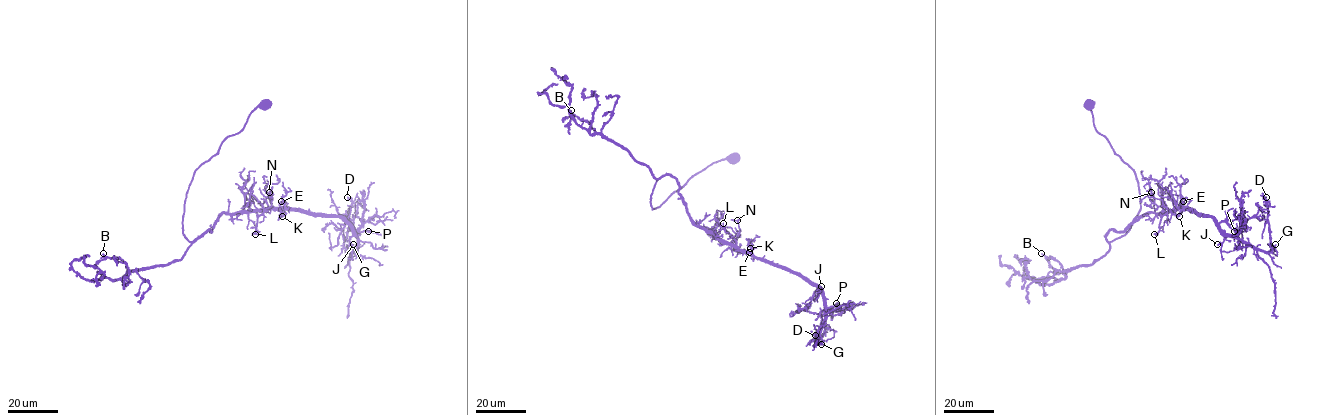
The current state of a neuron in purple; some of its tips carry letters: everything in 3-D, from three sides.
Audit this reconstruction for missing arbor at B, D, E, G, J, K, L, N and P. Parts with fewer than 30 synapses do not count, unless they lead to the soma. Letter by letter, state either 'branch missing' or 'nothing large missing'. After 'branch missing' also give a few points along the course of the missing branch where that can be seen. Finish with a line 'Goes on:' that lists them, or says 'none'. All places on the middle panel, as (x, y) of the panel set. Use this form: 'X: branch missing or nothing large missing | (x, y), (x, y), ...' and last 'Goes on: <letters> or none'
B: branch missing
D: nothing large missing
E: nothing large missing
G: nothing large missing
J: nothing large missing
K: nothing large missing
L: nothing large missing
N: nothing large missing
P: nothing large missing
Goes on: B

